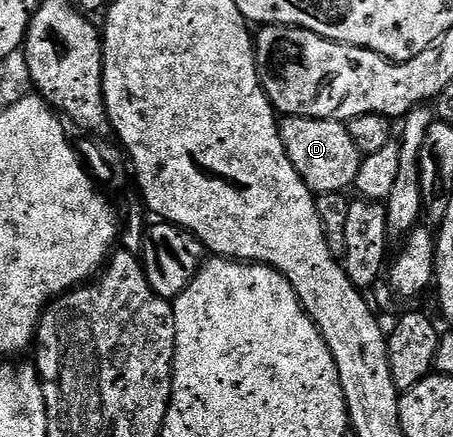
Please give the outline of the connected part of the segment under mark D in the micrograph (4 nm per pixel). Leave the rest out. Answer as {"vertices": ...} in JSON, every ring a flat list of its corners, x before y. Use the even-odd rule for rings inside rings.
{"vertices":[[289,115,280,119,280,136,294,169,298,169,302,181,313,193,332,195,355,184,362,156,343,122]]}

